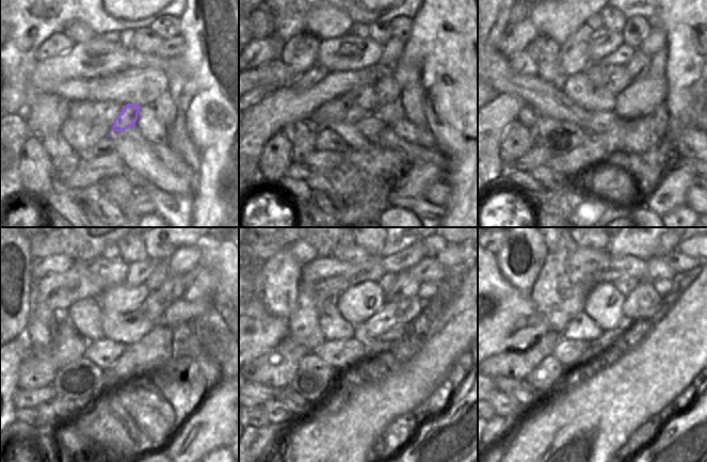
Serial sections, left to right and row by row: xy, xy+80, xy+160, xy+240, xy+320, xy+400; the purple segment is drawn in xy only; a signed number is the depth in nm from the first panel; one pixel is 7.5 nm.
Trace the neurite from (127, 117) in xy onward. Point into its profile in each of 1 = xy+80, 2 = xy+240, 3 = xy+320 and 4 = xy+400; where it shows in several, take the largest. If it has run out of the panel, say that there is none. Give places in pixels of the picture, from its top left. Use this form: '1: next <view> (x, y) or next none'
1: next xy+80 (387, 90)
2: next xy+240 (174, 287)
3: next xy+320 (429, 269)
4: next xy+400 (680, 263)

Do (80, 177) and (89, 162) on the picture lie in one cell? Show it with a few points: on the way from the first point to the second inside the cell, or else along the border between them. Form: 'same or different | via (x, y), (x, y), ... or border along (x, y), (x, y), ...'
different | border along (79, 165), (85, 169), (100, 169), (106, 177)

